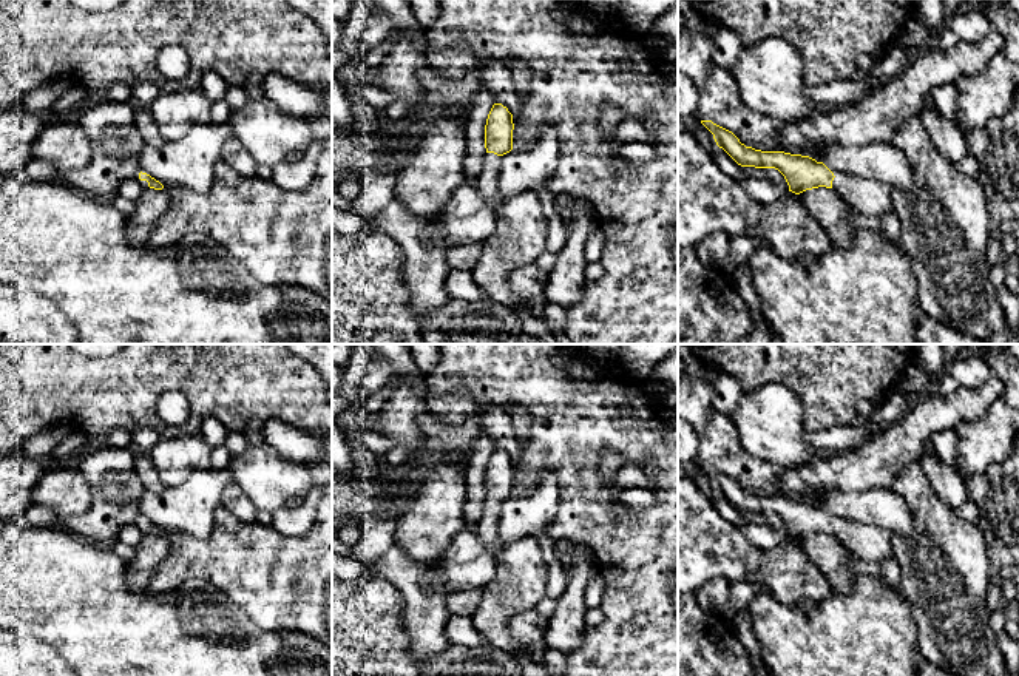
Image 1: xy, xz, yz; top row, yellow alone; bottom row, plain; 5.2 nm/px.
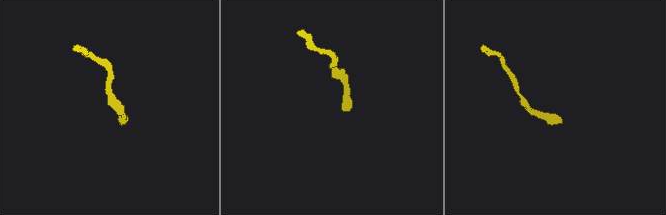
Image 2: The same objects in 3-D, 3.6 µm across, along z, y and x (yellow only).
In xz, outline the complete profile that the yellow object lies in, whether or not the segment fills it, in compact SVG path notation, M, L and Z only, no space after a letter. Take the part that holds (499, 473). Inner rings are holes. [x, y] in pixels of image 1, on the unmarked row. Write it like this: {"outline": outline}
{"outline": "M494 449L485 471L486 503L476 528L485 546L496 549L500 546L497 534L500 519L500 503L513 495L513 460L502 449Z"}

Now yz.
{"outline": "M701 466L701 469L713 480L716 491L738 511L778 515L784 522L789 537L795 540L826 532L838 537L848 551L866 562L879 563L892 557L891 532L883 528L851 520L835 523L823 508L809 502L755 495L741 489L732 477L712 466Z"}

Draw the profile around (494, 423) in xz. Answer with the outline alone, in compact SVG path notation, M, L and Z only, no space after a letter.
M491 407L482 415L480 431L493 440L494 449L502 449L511 460L520 457L522 444L516 440L511 420L502 407Z

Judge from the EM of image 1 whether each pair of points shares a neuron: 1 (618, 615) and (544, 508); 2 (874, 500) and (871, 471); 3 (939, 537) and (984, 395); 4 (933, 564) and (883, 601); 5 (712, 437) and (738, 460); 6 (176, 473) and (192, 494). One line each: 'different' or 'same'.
1: different
2: different
3: different
4: different
5: same
6: different

